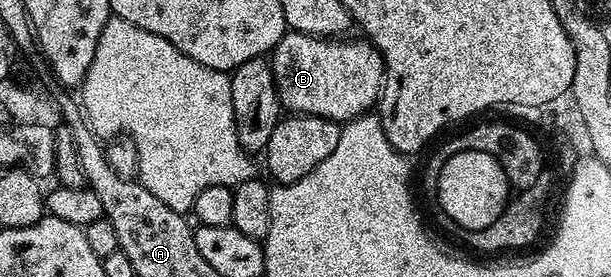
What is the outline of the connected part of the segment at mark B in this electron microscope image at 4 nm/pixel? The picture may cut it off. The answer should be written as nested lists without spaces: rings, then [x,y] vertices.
[[[296,30],[283,35],[269,55],[279,104],[284,111],[312,114],[346,124],[368,113],[381,97],[385,77],[383,57],[366,40],[346,42],[343,36],[314,38]]]

